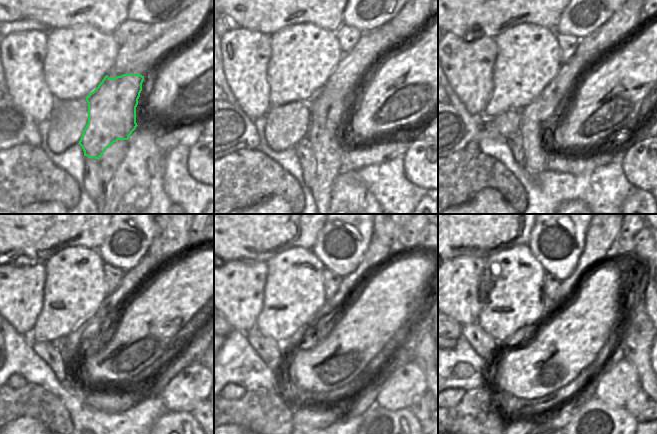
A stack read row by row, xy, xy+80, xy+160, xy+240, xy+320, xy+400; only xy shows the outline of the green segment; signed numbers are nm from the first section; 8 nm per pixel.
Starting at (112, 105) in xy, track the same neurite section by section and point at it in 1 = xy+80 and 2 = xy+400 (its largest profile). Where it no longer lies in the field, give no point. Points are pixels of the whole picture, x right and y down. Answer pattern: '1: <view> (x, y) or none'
1: xy+80 (352, 66)
2: xy+400 (613, 234)

